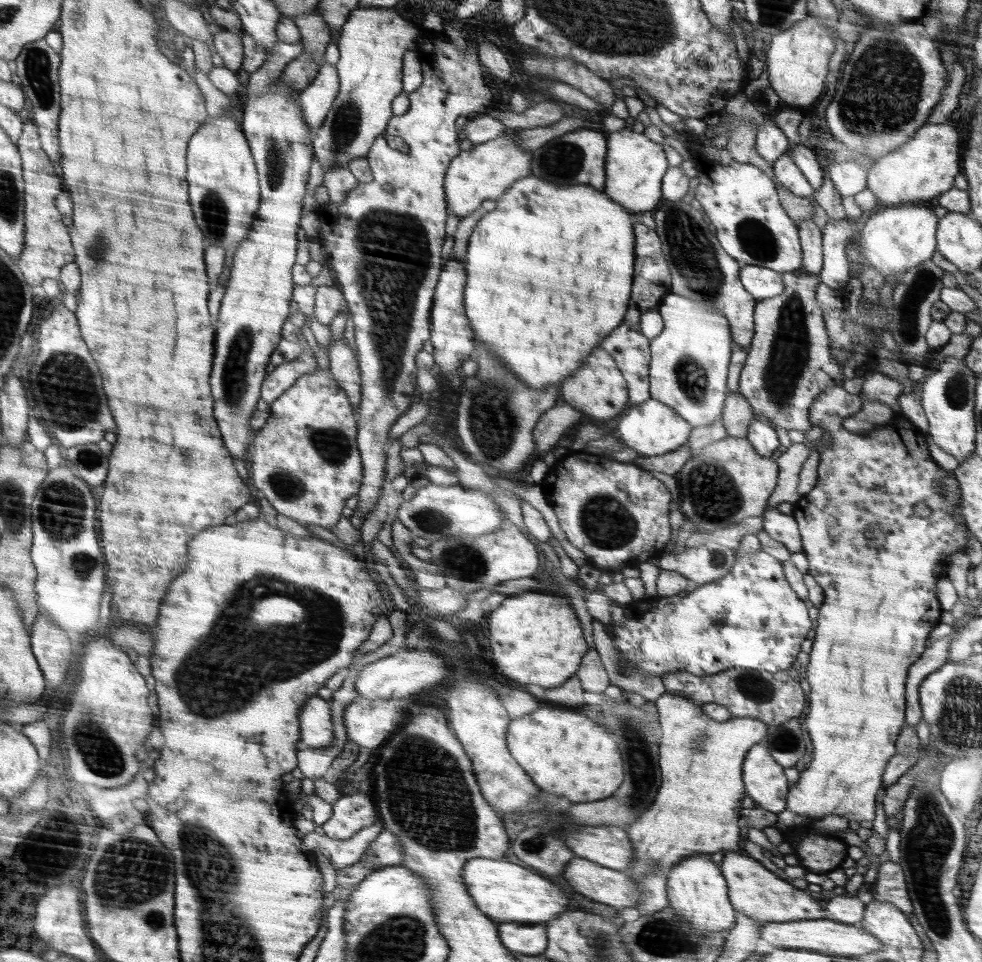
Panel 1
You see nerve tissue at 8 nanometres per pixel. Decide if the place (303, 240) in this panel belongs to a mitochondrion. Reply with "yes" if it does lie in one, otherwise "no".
no

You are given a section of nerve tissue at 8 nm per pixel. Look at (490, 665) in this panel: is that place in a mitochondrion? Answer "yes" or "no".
no

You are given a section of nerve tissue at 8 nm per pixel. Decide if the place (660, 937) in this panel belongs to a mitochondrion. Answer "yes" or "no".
yes

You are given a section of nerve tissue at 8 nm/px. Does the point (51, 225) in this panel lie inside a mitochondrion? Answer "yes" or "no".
no

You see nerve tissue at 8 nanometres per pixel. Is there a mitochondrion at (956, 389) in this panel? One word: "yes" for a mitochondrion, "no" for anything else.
yes

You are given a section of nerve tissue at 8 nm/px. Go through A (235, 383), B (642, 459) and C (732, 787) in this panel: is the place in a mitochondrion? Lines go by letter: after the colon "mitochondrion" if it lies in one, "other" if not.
A: mitochondrion
B: other
C: other

